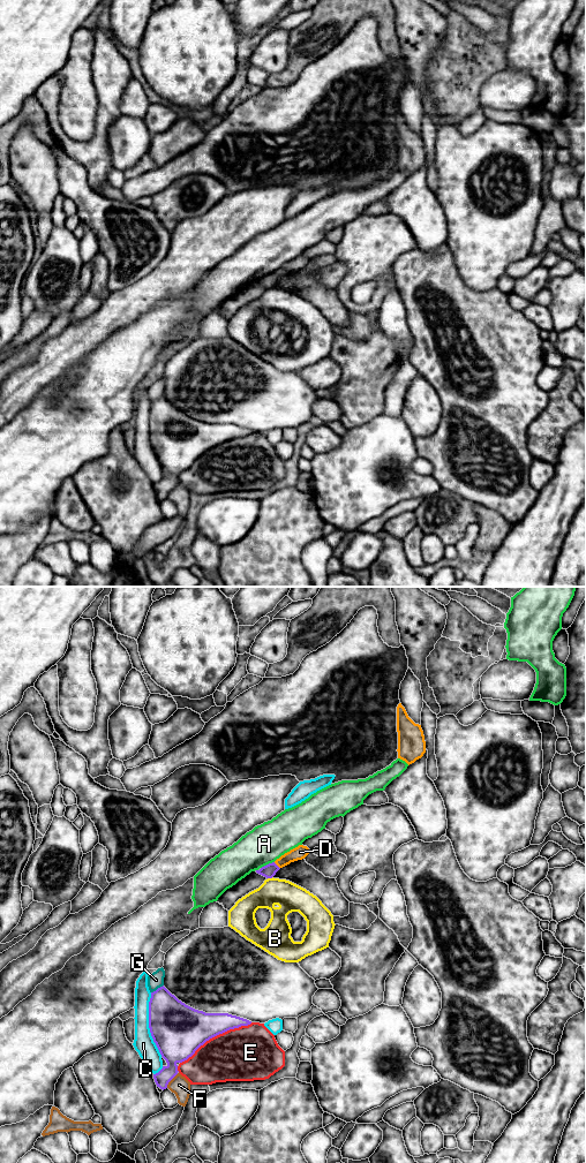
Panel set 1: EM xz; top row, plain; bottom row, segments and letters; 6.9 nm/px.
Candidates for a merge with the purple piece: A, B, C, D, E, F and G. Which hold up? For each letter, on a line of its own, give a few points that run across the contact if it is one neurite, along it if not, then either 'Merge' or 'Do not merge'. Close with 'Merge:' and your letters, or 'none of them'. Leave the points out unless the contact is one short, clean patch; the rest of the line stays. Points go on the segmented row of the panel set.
A: Do not merge
B: Do not merge
C: Do not merge
D: Line: xz (273, 862), (279, 868). Do not merge
E: Do not merge
F: Do not merge
G: Do not merge
Merge: none of them

